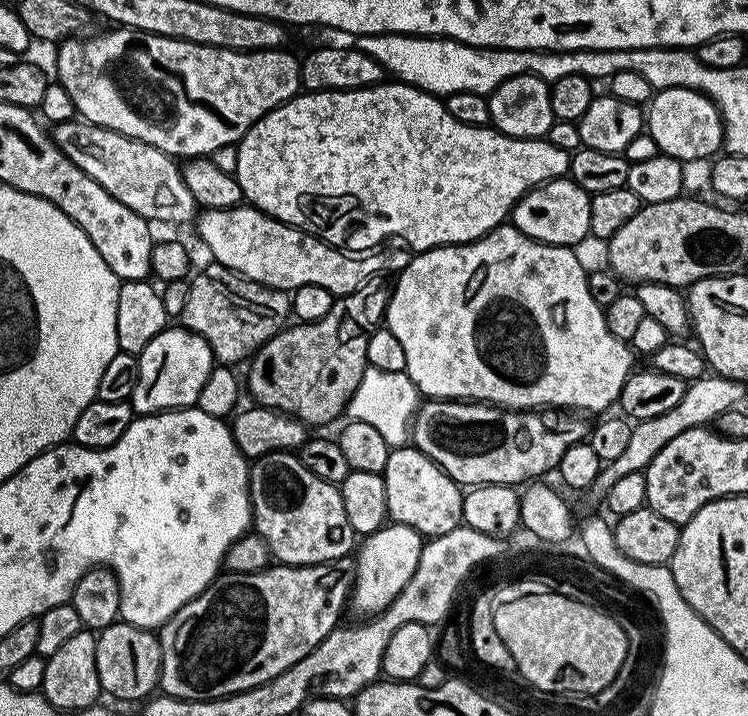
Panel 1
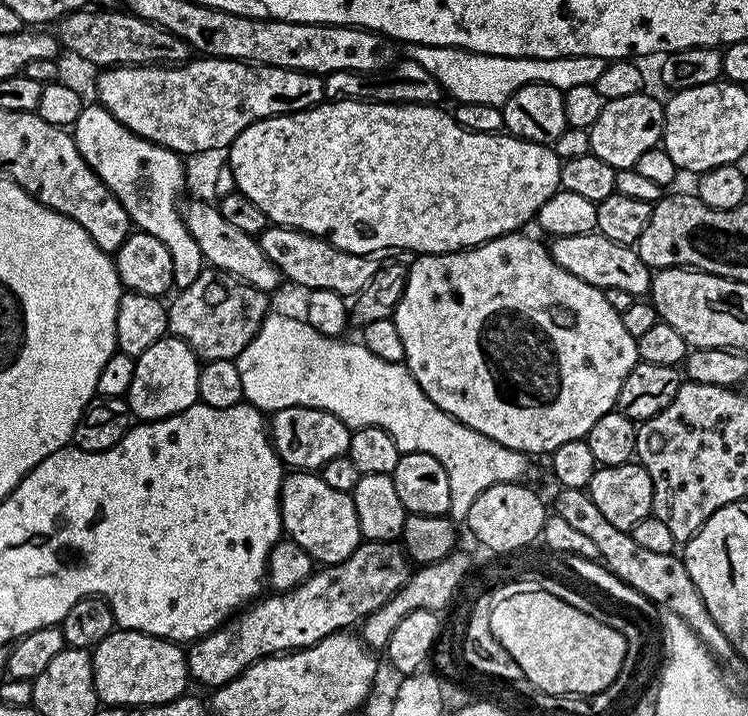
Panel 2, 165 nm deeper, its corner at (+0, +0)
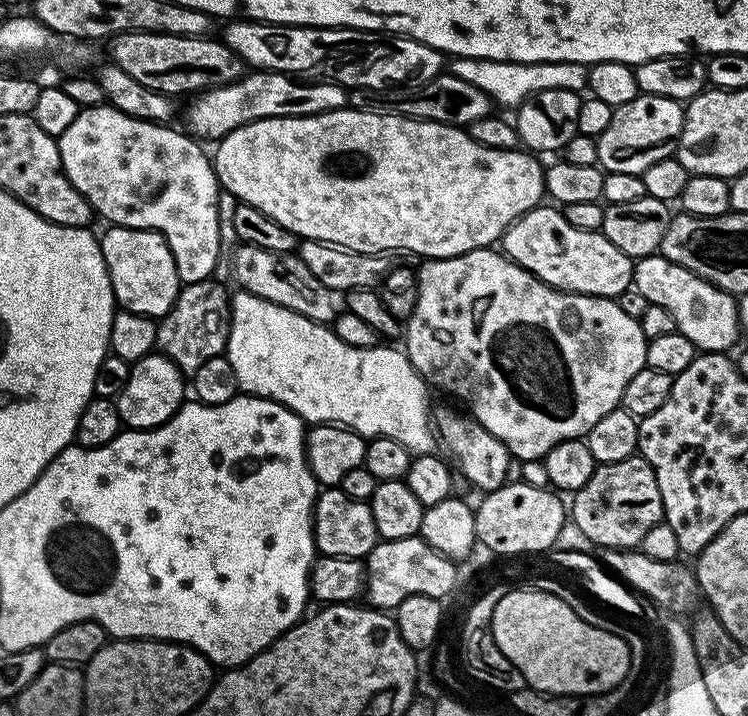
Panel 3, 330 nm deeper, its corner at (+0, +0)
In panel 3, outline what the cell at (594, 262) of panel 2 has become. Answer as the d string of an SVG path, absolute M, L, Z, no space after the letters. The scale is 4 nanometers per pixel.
M544 207L532 208L504 231L502 251L508 259L561 292L615 298L632 287L633 257L622 254L601 231L587 232L570 226L559 207Z

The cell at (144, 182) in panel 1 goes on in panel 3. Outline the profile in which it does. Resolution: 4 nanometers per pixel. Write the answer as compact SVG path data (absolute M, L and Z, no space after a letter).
M240 244L235 249L232 260L232 272L243 291L254 294L263 300L274 302L286 310L294 310L315 324L331 325L338 315L336 308L337 293L331 288L322 286L314 273L306 270L306 262L300 260L299 255L291 252L271 252L262 250L253 244Z

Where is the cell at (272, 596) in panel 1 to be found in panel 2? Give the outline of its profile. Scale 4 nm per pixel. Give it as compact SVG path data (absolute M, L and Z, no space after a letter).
M361 542L350 558L313 571L302 586L289 592L265 595L237 611L234 618L225 620L212 632L191 641L186 652L189 677L195 683L197 680L205 684L208 690L215 690L229 684L235 676L241 676L265 656L308 648L330 634L351 629L351 624L359 625L408 581L408 564L410 557L399 543Z

